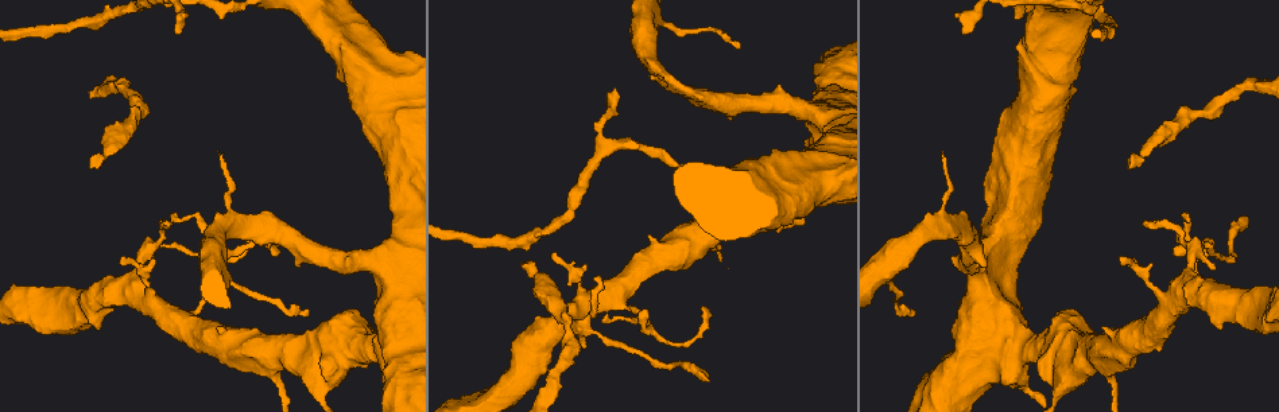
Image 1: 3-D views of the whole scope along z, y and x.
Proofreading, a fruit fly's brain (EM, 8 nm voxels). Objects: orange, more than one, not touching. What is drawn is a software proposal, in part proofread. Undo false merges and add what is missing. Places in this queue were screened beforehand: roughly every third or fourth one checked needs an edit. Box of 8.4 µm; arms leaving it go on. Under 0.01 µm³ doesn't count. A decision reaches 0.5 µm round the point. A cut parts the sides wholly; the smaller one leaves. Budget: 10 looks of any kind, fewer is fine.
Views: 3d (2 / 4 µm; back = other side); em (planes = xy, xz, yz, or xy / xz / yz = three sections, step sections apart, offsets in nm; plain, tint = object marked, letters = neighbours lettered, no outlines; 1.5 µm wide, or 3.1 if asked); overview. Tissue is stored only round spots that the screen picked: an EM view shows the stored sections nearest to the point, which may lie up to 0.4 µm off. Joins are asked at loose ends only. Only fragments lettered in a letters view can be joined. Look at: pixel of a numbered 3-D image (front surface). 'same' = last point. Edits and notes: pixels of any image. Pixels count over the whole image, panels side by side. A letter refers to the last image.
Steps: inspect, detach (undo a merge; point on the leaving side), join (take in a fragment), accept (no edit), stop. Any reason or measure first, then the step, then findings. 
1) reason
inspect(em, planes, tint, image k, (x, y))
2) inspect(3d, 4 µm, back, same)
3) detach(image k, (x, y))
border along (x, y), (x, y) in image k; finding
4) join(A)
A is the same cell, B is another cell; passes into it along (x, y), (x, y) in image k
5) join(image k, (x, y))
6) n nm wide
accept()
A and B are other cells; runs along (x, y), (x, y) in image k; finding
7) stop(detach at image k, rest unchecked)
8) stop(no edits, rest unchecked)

tapers out
inspect(em, xz, step 4, plain, image 1, (737, 48))

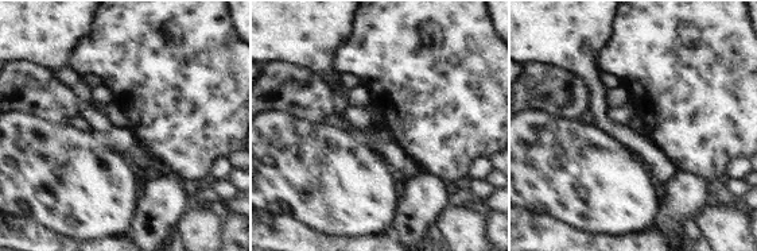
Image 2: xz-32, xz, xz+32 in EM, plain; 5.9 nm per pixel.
inspect(em, xz, step 4, letters, same)

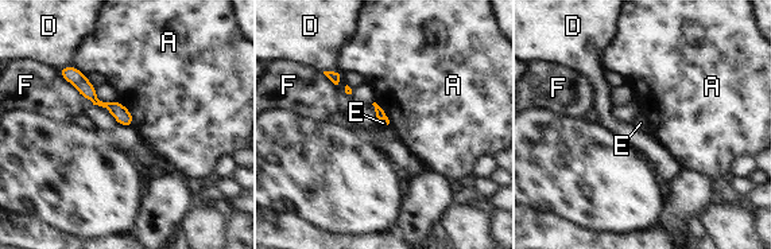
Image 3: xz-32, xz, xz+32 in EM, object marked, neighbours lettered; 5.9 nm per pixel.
F touches over 220 nm
accept()
A, D, E and F are other cells; border along (116, 100), (131, 115), (132, 125) in image 3; no lettered fragment goes on from it

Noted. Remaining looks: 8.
thin end
inspect(em, yz, step 8, tint, image 1, (1189, 216))

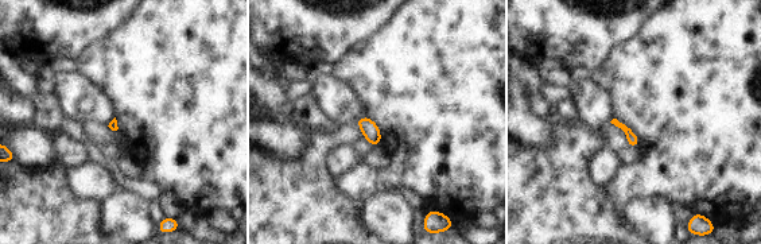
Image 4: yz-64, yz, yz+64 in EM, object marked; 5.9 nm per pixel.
inspect(em, planes, letters, same)

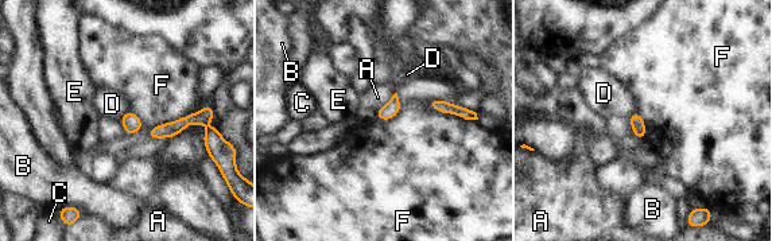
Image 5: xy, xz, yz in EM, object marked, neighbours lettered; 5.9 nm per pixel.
accept()
A, B, C, D, E and F are other cells; border along (427, 101), (445, 113), (477, 120) in image 5; none of them fits

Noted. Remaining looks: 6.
inspect(3d, 4 µm, image 1, (942, 153))

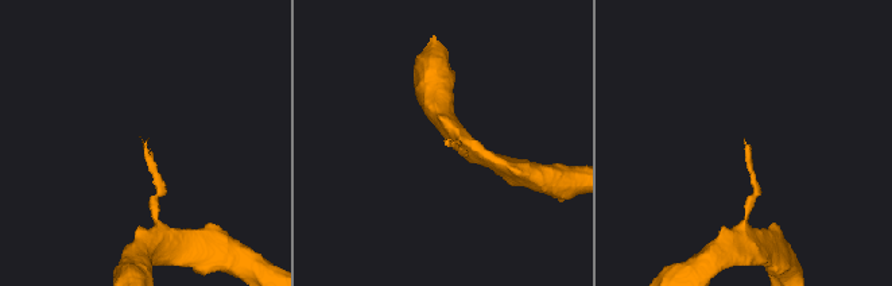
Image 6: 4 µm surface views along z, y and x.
inspect(em, yz, step 4, letters, image 6, (744, 143))

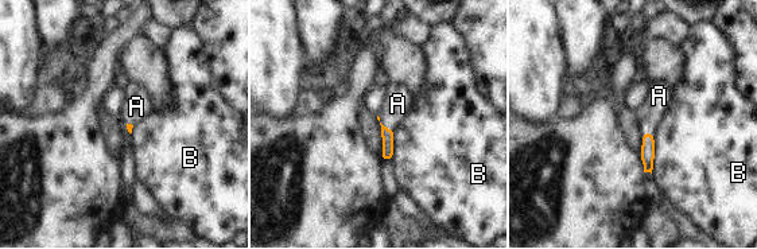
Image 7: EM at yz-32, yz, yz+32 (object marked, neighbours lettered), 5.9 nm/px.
inspect(em, planes, letters, same)

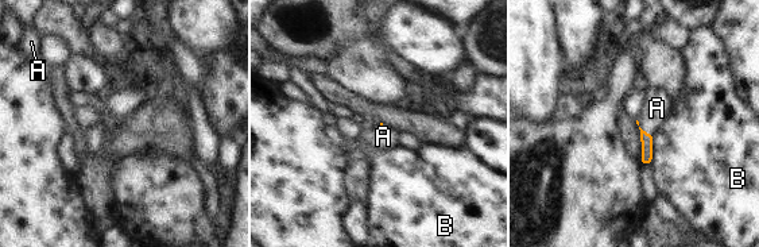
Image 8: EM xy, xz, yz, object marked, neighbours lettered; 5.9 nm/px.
B touches over 200 nm
join(A)
A is the same cell, B is another cell; passes into it along (646, 138), (642, 130), (657, 108) in image 8; it goes on there

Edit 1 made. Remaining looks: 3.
free end
inspect(em, planes, letters, image 1, (1130, 169))

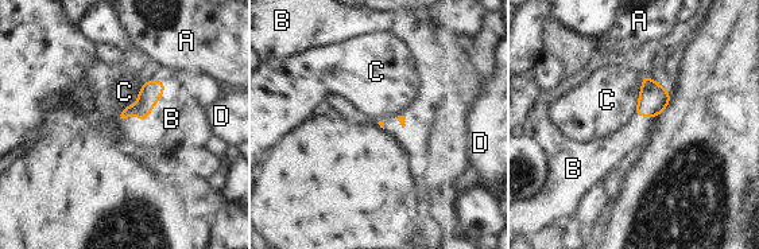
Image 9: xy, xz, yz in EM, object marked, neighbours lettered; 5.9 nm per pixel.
join(B)
B is the same cell, A, C and D are other cells; passes into it along (151, 90), (148, 116), (171, 119) in image 9; it goes on there

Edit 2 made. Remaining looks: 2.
stop(join at image 8, join at image 9, rest unchecked)

